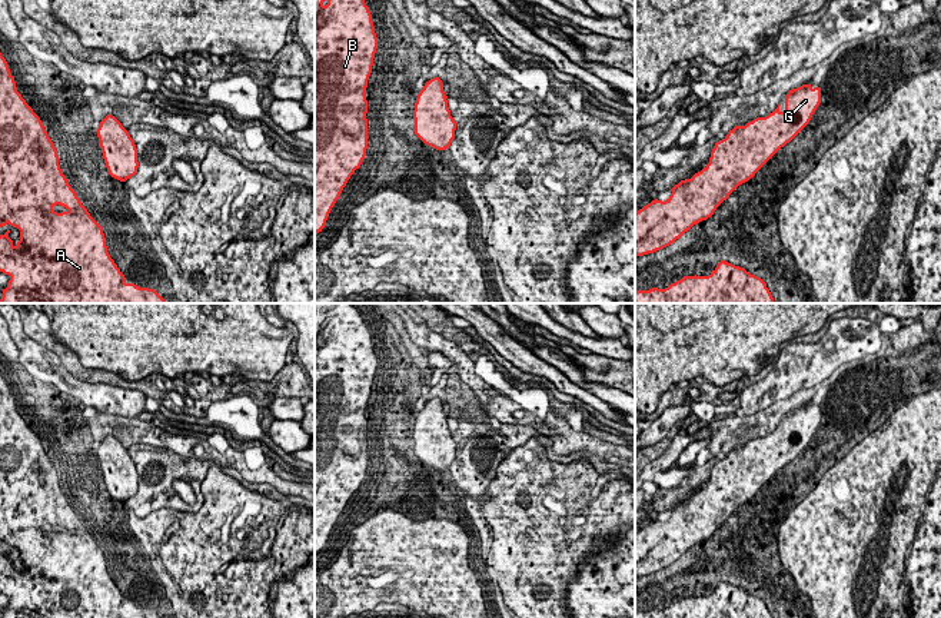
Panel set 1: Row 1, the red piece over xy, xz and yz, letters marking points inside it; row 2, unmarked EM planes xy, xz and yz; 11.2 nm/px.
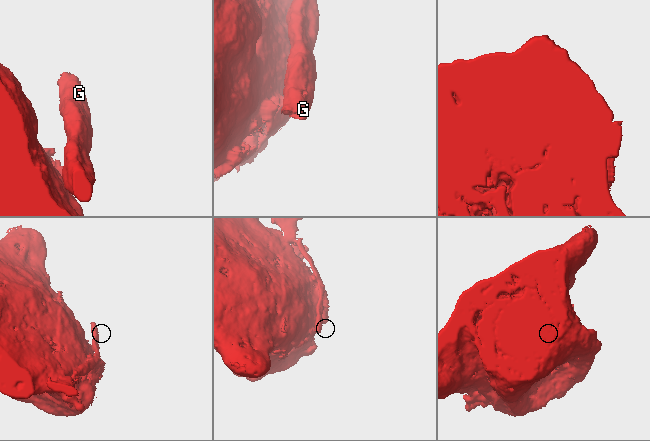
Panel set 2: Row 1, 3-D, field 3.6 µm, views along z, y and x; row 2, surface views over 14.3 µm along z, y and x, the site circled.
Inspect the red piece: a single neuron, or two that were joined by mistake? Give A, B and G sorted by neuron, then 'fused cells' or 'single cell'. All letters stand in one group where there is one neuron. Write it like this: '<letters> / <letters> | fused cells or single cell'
A B G | single cell

